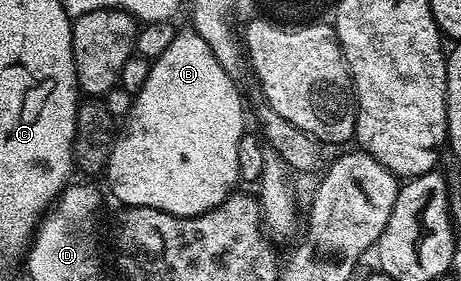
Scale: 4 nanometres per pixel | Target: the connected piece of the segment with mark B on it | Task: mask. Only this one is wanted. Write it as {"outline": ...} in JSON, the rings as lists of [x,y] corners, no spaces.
{"outline":[[[192,30],[176,31],[173,42],[169,42],[169,50],[165,50],[165,54],[161,54],[153,61],[149,70],[149,78],[145,78],[145,86],[141,86],[141,90],[134,93],[131,112],[125,120],[127,125],[124,126],[123,132],[121,128],[115,137],[114,144],[111,145],[105,179],[107,179],[108,186],[111,187],[112,194],[123,203],[123,206],[127,208],[156,208],[174,216],[200,216],[213,210],[218,204],[226,202],[228,196],[236,191],[235,184],[240,183],[237,170],[237,146],[245,135],[243,100],[239,97],[239,88],[235,84],[238,83],[224,70],[221,62],[217,62],[213,50],[209,50],[209,42],[205,42],[205,38],[201,38],[201,35]]]}

